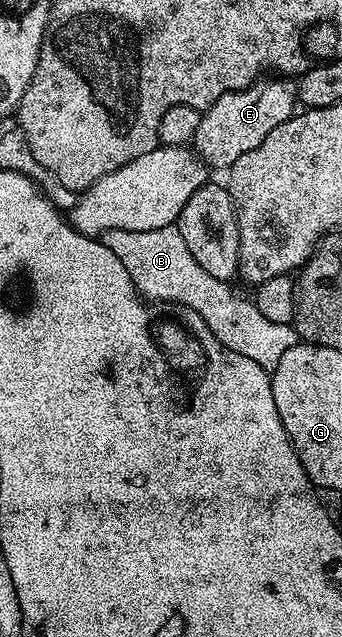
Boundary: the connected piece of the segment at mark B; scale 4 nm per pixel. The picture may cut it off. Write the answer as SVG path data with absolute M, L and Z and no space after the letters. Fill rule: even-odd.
M173 225L155 231L119 231L118 229L107 231L103 234L103 243L115 255L115 259L119 259L123 267L127 267L127 275L131 275L138 294L142 298L150 302L151 300L170 301L181 309L196 311L203 318L203 323L211 327L211 335L215 335L215 339L219 339L223 347L231 347L231 351L236 351L237 354L244 355L246 359L259 363L259 367L272 371L279 363L279 359L283 359L283 354L291 351L291 347L299 343L297 331L292 324L274 323L272 319L265 318L259 311L259 307L255 307L252 299L248 296L240 297L232 289L234 286L230 282L215 279L215 275L203 271L203 267L199 267L197 260L192 257L187 243L183 243L183 235L179 235L179 231Z

